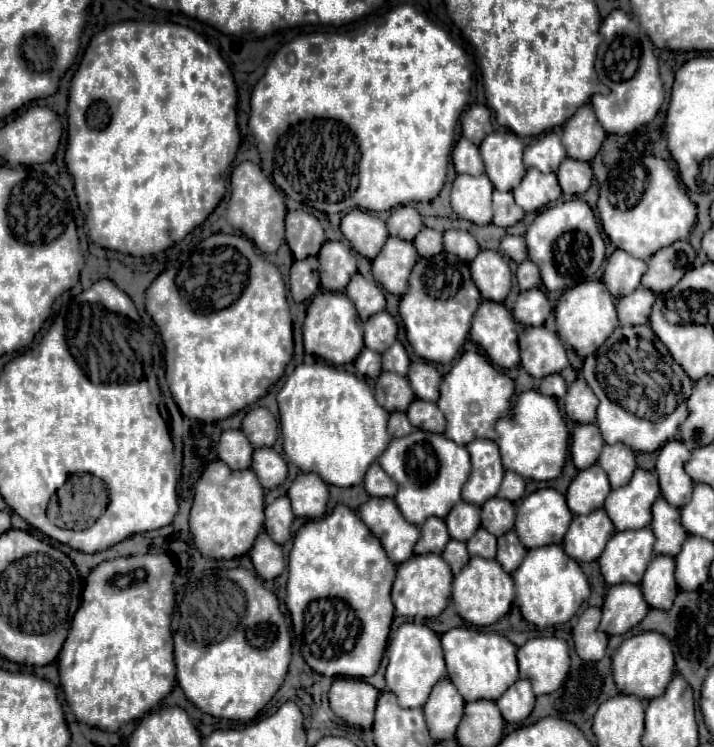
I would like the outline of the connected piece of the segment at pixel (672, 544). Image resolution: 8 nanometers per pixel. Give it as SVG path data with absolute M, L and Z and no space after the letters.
M658 497L652 505L652 531L656 535L656 555L678 555L688 533L680 523L680 511L672 507L664 497Z

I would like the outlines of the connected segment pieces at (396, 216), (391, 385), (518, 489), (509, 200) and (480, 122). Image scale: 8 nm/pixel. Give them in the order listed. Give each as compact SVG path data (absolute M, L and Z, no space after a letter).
M402 205L392 211L392 215L386 221L390 235L412 241L418 231L422 229L422 217L412 205Z
M382 371L380 377L376 379L376 389L374 389L376 401L386 409L386 411L406 411L406 407L414 401L414 391L408 383L406 377Z
M506 471L500 491L498 491L498 497L508 499L508 501L518 501L524 495L524 491L526 491L524 479L520 475L516 475L514 471Z
M494 191L494 225L512 227L524 217L524 211L514 203L512 193Z
M474 105L470 107L464 117L462 117L462 135L470 139L472 143L480 145L482 139L492 133L492 123L490 123L490 109L484 105Z

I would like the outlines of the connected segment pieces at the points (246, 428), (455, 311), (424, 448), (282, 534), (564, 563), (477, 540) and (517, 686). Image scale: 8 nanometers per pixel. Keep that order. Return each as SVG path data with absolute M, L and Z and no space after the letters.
M254 407L242 421L242 431L254 447L272 447L276 441L276 419L266 407Z
M446 251L434 255L432 259L418 259L408 279L408 291L400 299L400 319L406 327L406 337L414 353L432 363L450 363L466 341L466 335L470 331L470 319L478 305L480 305L480 291L470 277L468 263Z
M414 429L406 437L392 439L386 451L378 457L378 463L398 485L394 501L400 507L400 513L408 519L408 523L416 525L422 525L428 517L444 519L462 499L460 493L472 469L466 447L452 443L444 435L422 429Z
M278 497L274 503L266 505L266 523L264 529L272 535L272 541L282 545L290 537L290 525L294 521L290 501L286 497Z
M560 545L530 549L522 565L512 573L516 587L516 601L522 617L536 627L552 627L570 621L582 601L590 595L590 585L580 565L570 559Z
M480 527L476 531L476 535L472 535L472 539L466 541L466 547L468 547L470 555L478 555L484 559L496 557L496 537L492 533L488 533L484 527Z
M518 679L496 701L496 705L500 707L500 713L504 715L504 719L508 723L520 723L520 721L524 721L532 713L534 701L536 701L536 697L532 693L532 687L530 687L528 679Z

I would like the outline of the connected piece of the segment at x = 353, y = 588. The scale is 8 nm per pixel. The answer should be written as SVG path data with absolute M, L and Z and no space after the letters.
M338 503L326 517L308 521L296 531L288 557L286 607L292 615L292 627L302 657L316 673L328 677L370 677L376 673L394 617L394 605L390 599L394 575L396 565L388 559L380 541L368 531L368 527L364 527L358 513L342 503Z

